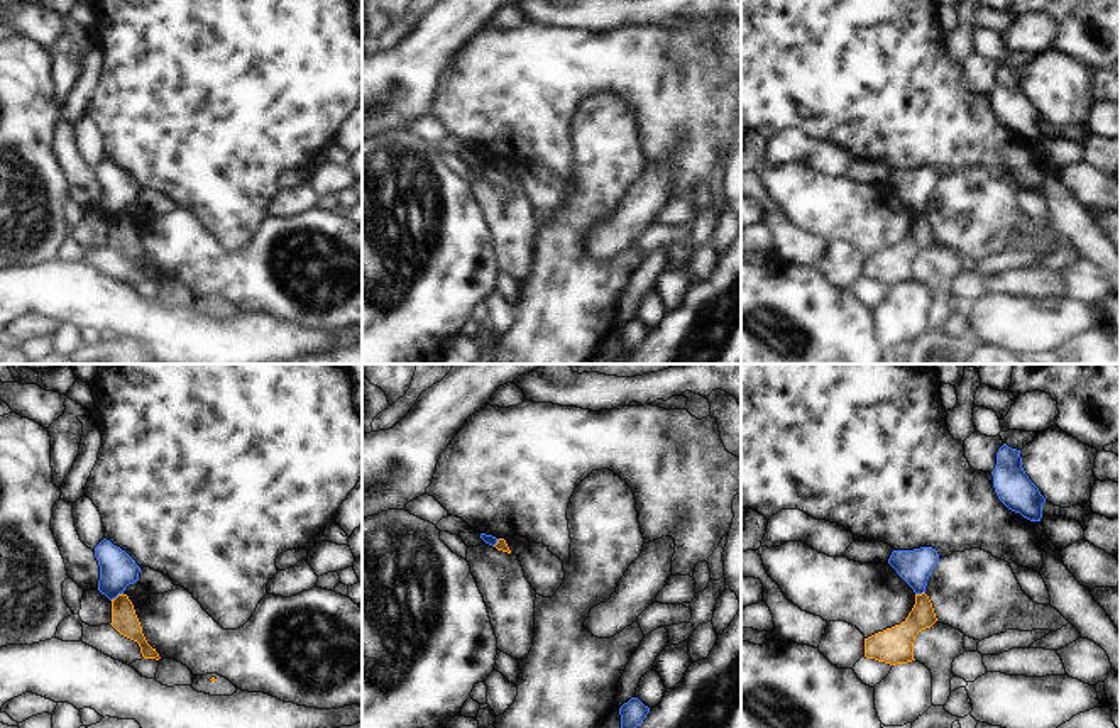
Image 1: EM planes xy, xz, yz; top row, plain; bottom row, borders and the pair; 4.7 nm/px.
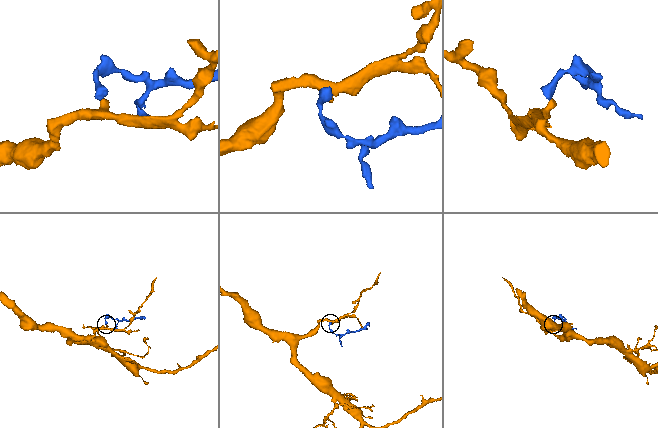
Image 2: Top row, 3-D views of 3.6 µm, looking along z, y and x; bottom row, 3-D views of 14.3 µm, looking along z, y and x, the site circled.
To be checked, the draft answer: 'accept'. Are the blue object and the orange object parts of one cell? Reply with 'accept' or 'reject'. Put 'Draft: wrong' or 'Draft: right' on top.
Draft: wrong
reject

